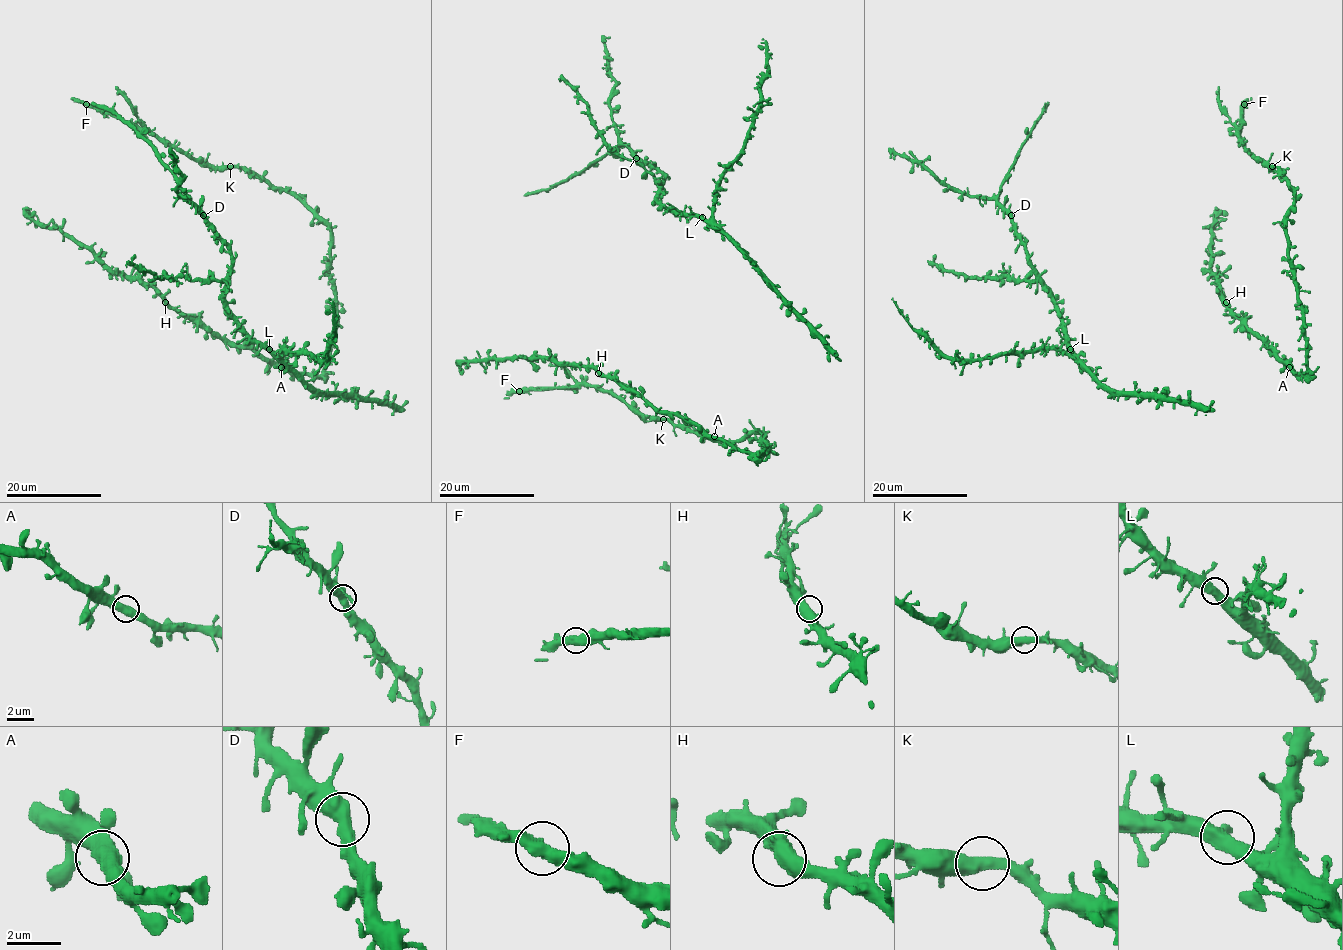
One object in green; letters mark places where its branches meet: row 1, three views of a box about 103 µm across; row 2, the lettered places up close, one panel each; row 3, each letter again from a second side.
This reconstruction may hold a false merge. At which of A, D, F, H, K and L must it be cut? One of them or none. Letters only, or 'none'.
none

